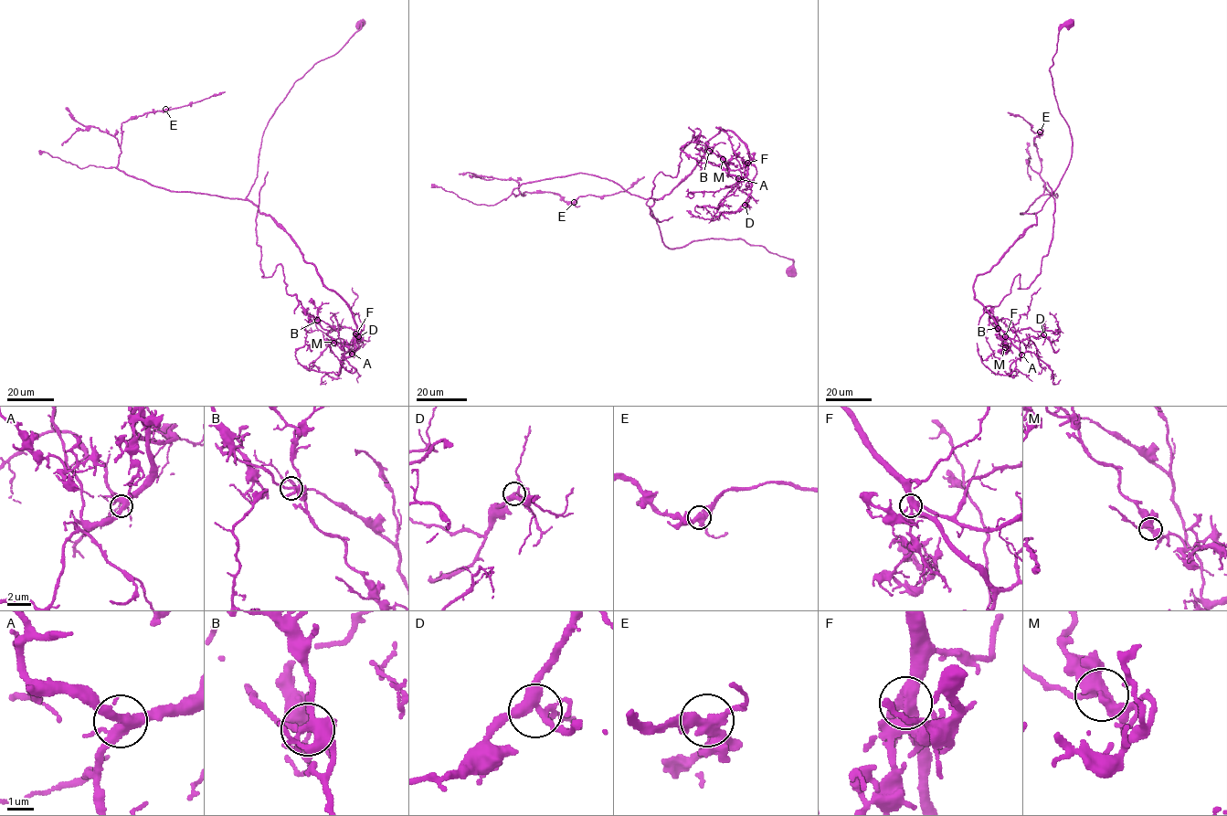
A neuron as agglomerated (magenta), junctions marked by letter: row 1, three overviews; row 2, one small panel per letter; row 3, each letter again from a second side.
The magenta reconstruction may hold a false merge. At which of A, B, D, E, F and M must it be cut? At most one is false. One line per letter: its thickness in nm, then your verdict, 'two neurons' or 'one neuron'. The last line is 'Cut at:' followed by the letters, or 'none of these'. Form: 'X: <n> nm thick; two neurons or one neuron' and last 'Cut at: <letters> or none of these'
A: 400 nm thick; one neuron
B: 260 nm thick; one neuron
D: 340 nm thick; one neuron
E: 360 nm thick; one neuron
F: 420 nm thick; two neurons
M: 440 nm thick; one neuron
Cut at: F

